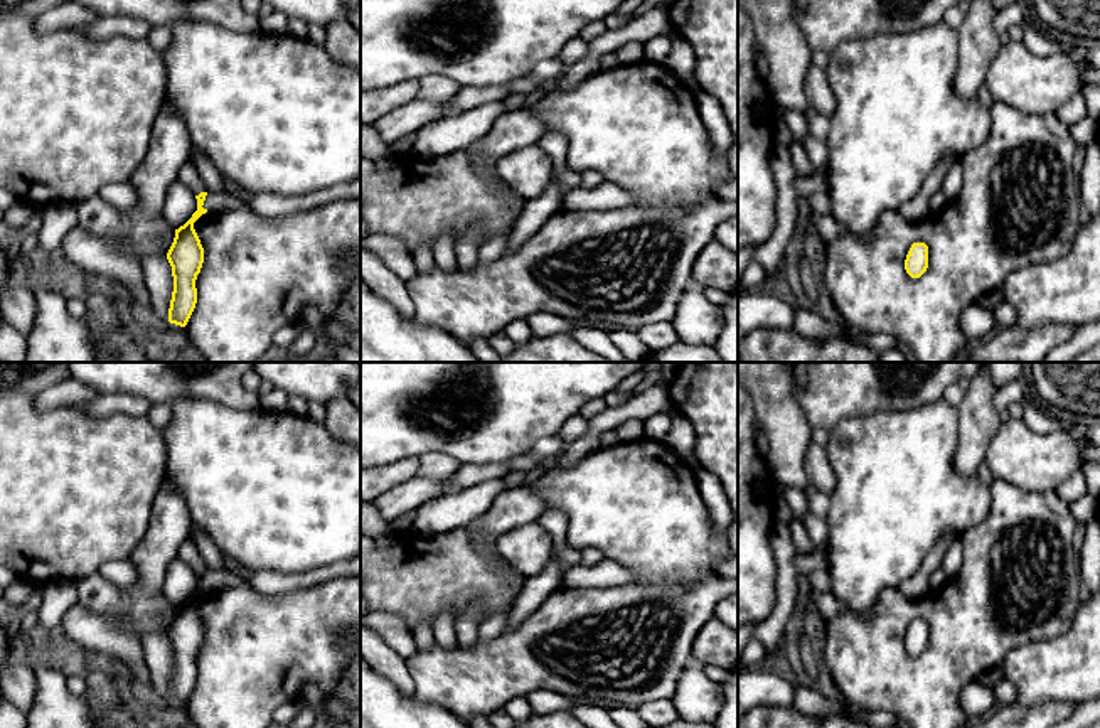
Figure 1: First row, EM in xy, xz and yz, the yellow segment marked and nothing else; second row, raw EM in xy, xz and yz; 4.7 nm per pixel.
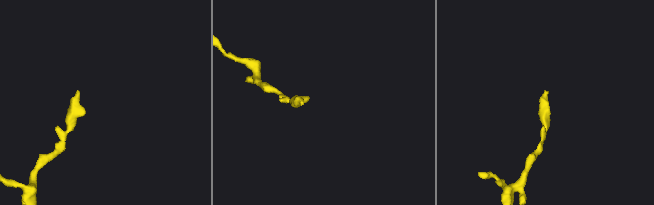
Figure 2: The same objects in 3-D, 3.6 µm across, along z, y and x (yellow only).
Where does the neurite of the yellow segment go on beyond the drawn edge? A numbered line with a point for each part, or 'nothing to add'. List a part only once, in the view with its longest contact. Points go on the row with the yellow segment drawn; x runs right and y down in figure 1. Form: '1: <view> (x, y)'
1: xy (187, 176)

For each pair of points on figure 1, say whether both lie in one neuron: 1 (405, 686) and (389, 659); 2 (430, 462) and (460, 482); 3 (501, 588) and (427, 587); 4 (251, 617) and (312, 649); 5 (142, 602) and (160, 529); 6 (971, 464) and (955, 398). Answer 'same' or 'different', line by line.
1: same
2: different
3: same
4: same
5: same
6: different

